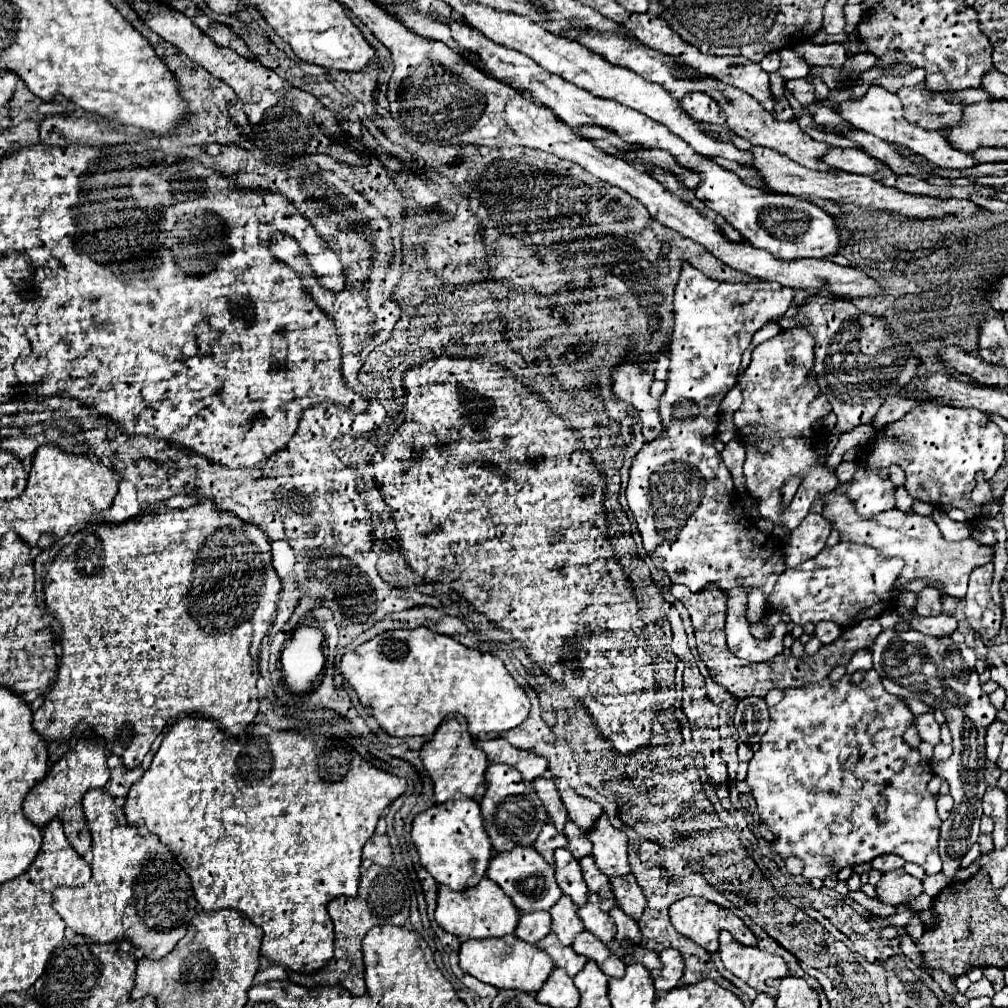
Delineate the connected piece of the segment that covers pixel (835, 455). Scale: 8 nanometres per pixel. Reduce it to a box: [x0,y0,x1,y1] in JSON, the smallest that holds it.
[828,424,876,471]

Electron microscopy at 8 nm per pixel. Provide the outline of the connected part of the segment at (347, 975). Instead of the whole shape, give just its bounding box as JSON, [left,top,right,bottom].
[310,865,410,997]

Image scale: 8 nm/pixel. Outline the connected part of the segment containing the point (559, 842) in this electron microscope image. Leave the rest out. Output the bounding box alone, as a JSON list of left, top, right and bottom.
[534,821,568,865]

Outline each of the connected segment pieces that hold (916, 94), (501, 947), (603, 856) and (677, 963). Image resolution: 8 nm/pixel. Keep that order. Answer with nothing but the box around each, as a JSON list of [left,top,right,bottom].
[[896,85,990,131],[460,935,554,993],[588,815,630,877],[652,949,684,993]]

